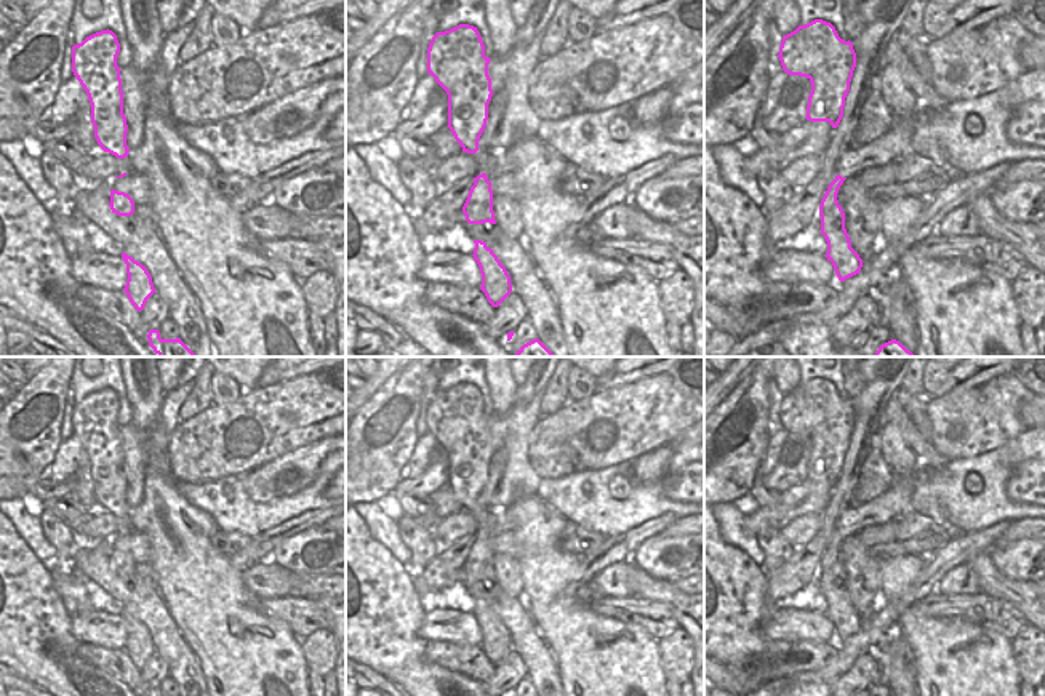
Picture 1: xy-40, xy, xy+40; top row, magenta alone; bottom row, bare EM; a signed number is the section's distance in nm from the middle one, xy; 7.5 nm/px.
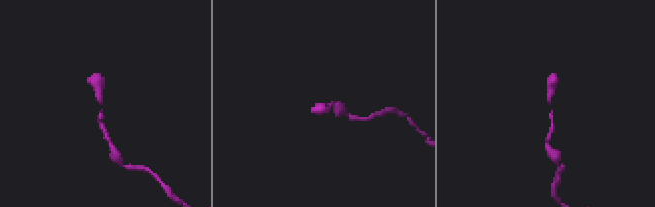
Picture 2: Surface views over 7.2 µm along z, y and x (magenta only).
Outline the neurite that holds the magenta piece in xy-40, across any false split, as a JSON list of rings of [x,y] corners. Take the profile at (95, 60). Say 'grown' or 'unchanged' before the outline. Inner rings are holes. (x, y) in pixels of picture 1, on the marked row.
unchanged; [[[101,30],[72,46],[72,72],[88,94],[94,138],[104,152],[128,157],[126,117],[117,56],[120,43],[112,30]]]

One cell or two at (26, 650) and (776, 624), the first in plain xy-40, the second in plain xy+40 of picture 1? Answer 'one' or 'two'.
two

